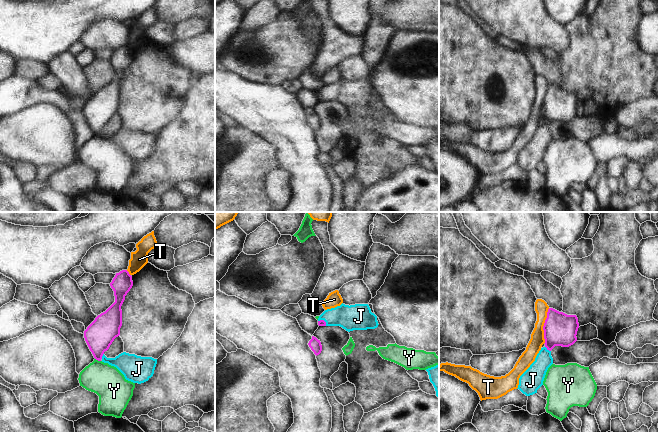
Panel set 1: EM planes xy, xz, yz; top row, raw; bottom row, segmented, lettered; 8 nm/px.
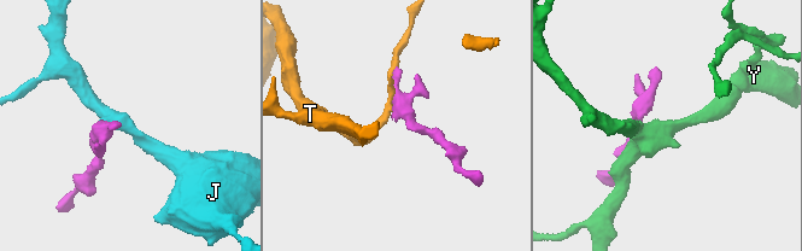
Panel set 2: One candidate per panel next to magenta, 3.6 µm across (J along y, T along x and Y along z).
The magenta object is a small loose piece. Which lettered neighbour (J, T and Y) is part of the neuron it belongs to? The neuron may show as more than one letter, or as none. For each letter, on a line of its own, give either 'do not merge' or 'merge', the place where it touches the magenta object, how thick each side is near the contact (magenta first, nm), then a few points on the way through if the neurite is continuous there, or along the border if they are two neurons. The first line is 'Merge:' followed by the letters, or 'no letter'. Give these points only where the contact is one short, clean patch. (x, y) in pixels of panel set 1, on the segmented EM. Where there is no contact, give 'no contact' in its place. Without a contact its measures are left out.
Merge: J
J: merge; meets magenta in yz at (548, 349); 260 nm thick on the magenta side, 160 nm on the other; runs through yz (560, 329), (552, 338), (548, 349), (534, 376)
T: do not merge; meets magenta in yz at (543, 326); 260 nm thick on the magenta side, 110 nm on the other
Y: do not merge; meets magenta in xy at (98, 360); 240 nm thick on the magenta side, 260 nm on the other; border along xy (95, 358), (100, 361)

